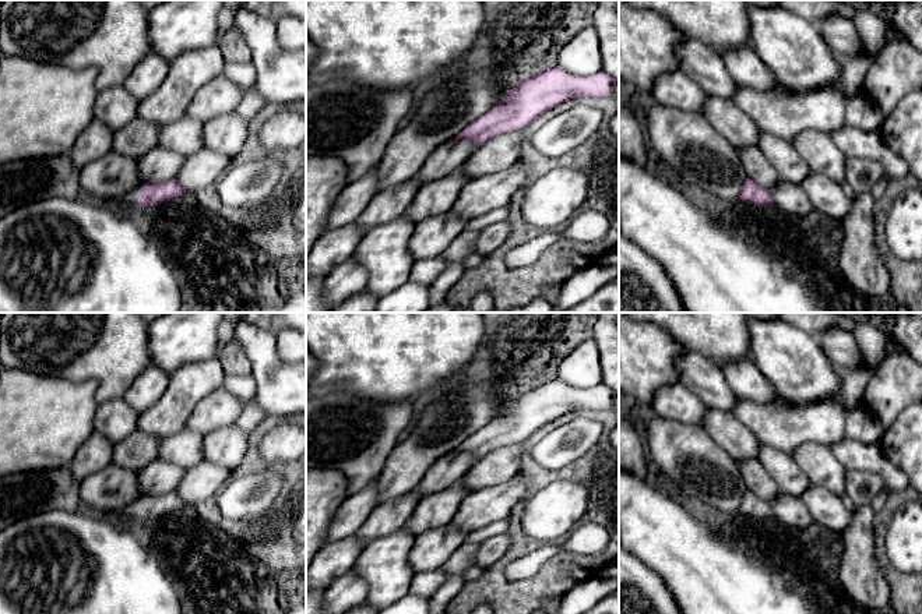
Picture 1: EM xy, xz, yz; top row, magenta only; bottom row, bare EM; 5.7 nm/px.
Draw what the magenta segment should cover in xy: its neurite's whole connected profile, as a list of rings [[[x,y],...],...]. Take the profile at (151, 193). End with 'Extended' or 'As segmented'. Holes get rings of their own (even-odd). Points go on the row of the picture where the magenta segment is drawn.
[[[176,179],[159,183],[144,183],[141,187],[115,200],[112,205],[117,209],[127,211],[130,208],[161,205],[184,194],[186,190]]]. Extended

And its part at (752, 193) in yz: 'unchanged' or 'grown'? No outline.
unchanged

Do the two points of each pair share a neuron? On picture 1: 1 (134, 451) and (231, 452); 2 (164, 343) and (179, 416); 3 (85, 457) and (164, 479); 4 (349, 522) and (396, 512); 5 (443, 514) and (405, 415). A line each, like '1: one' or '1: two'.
1: one
2: two
3: one
4: one
5: two

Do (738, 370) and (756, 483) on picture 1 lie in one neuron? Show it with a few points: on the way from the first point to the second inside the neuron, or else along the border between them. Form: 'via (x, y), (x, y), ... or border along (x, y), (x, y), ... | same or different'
via (741, 398), (742, 433), (753, 444), (753, 455) | same

